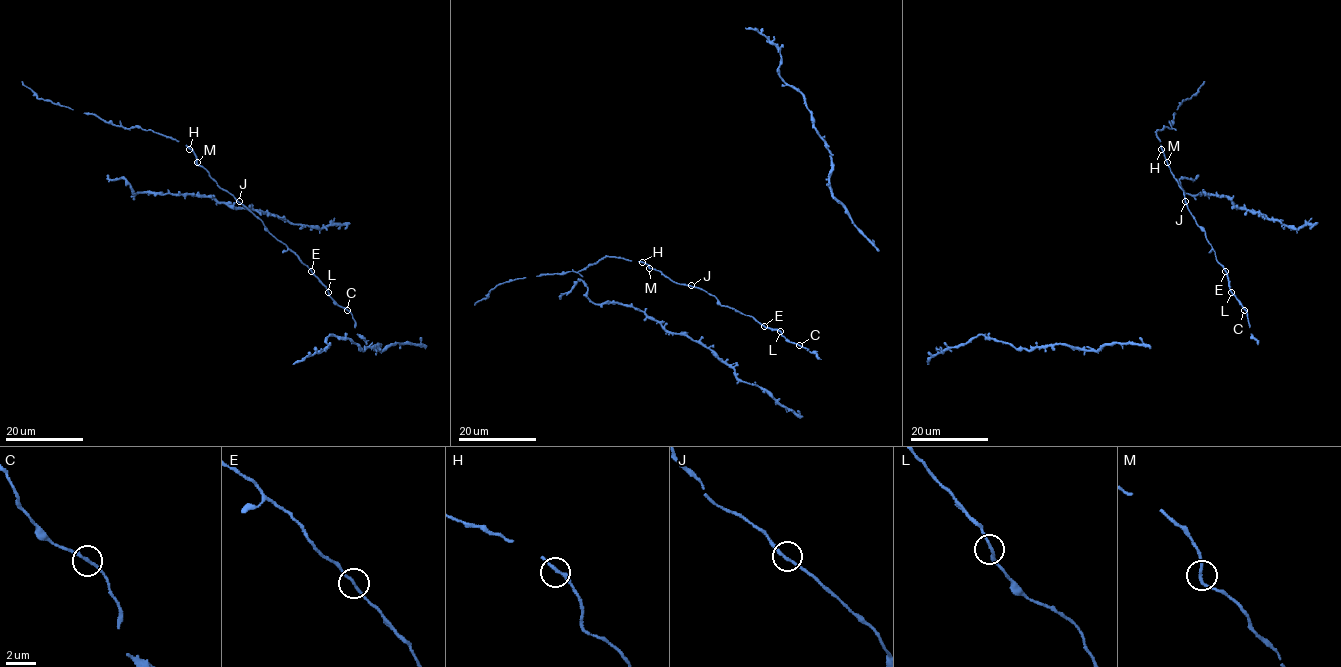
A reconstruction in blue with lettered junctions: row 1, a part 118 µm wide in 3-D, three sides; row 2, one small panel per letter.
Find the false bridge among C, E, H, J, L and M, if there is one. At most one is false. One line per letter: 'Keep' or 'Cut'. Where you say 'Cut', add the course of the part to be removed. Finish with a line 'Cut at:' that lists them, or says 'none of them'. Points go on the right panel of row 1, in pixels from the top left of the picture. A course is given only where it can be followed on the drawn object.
C: Keep
E: Keep
H: Keep
J: Keep
L: Keep
M: Keep
Cut at: none of them

